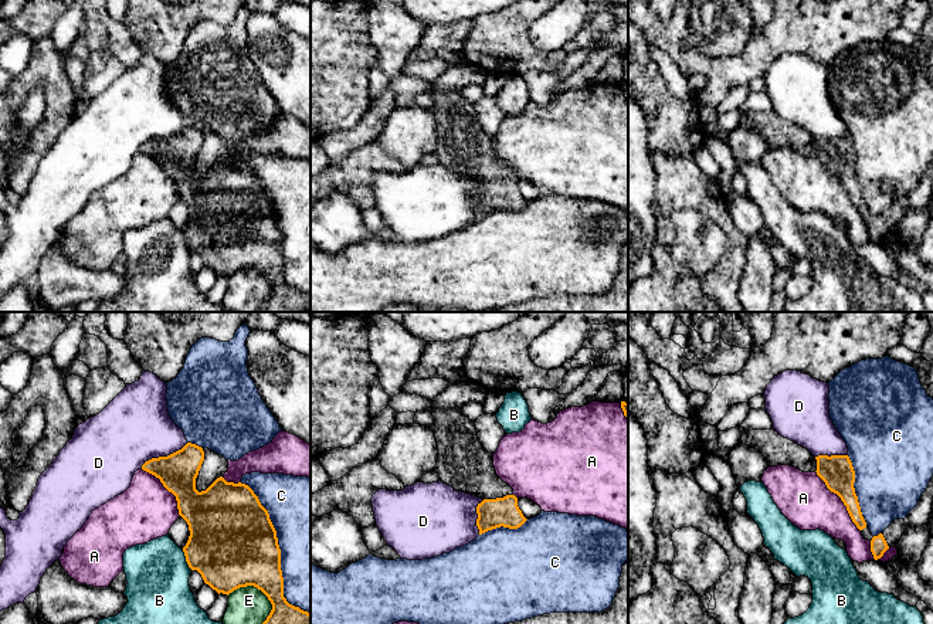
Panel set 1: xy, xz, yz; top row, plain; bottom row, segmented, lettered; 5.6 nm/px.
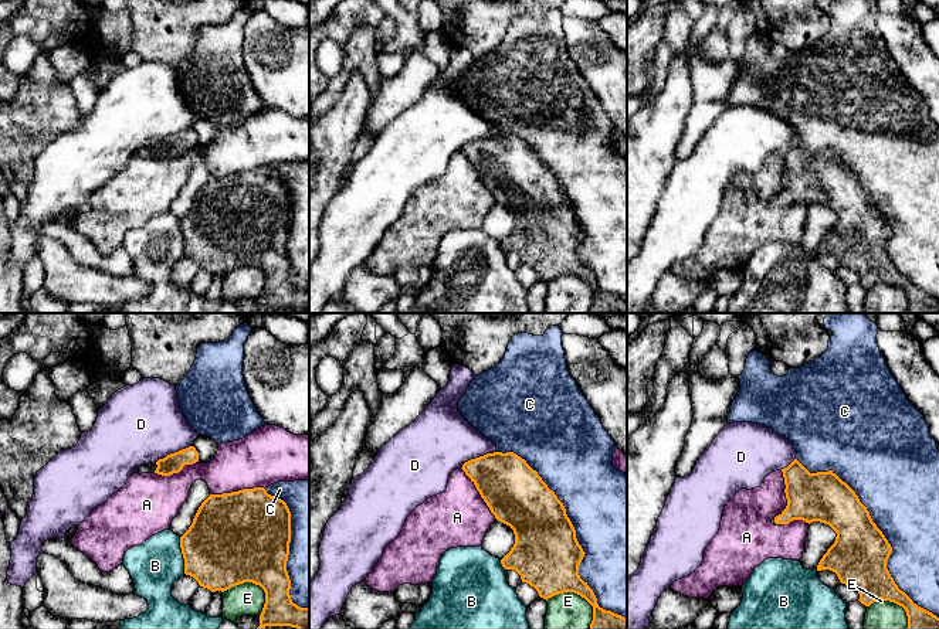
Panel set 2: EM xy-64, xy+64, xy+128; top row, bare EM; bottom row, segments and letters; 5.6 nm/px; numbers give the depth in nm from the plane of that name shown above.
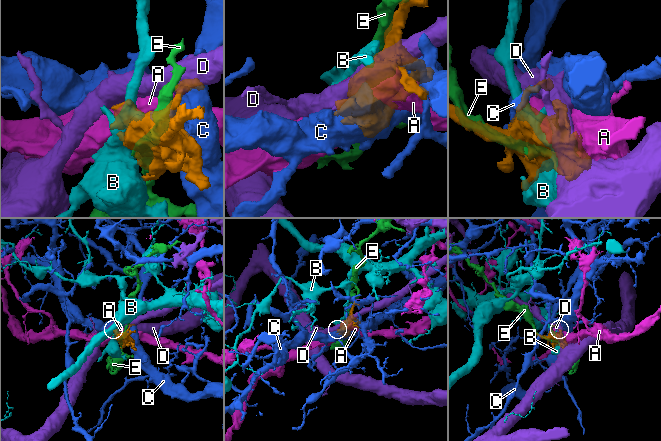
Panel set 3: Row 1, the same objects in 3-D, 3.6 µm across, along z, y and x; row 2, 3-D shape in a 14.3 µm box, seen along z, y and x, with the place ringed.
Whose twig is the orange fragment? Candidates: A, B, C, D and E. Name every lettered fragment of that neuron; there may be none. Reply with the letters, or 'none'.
none

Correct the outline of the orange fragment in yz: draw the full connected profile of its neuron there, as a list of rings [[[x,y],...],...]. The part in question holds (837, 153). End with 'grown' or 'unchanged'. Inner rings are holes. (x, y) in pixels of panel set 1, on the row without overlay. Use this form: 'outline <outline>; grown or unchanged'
outline [[[774,111],[752,112],[742,118],[739,126],[759,132],[769,149],[790,147],[803,155],[815,155],[837,176],[859,213],[866,210],[855,176],[855,153],[848,138],[814,139],[807,130],[781,119]]]; grown

